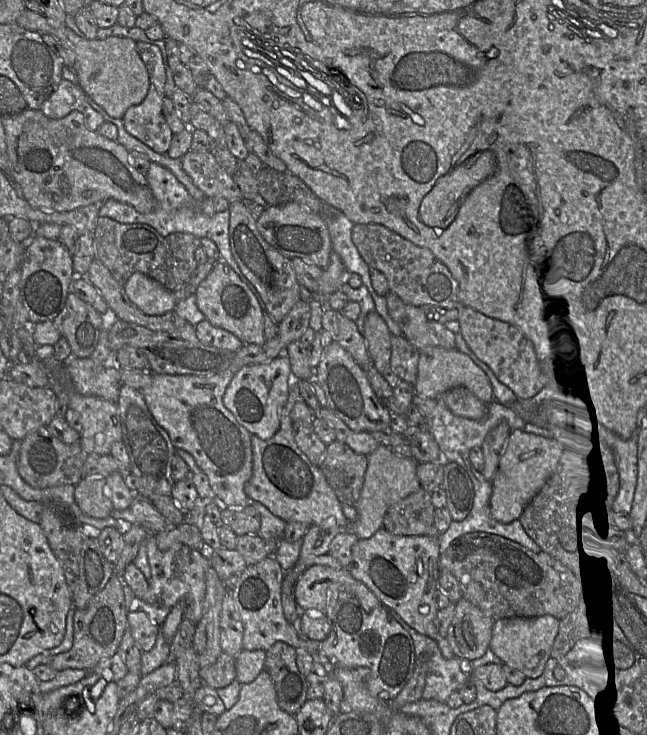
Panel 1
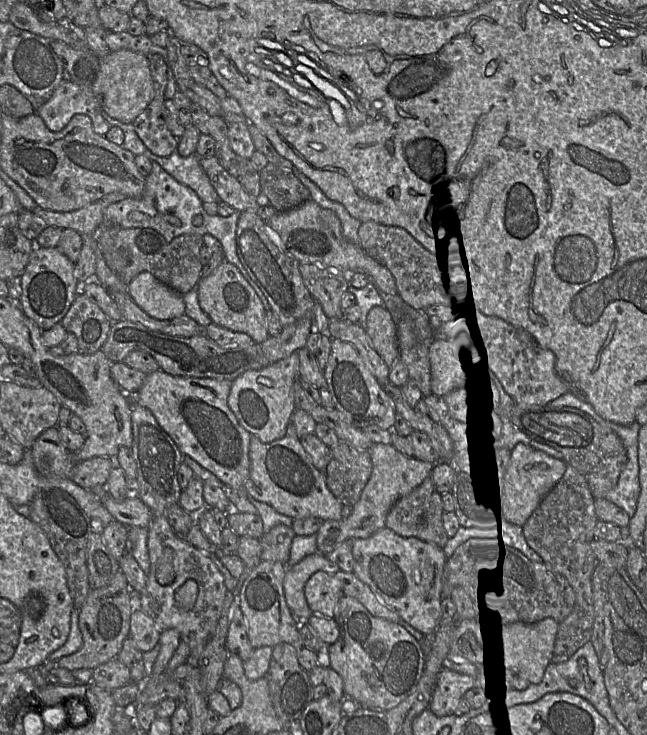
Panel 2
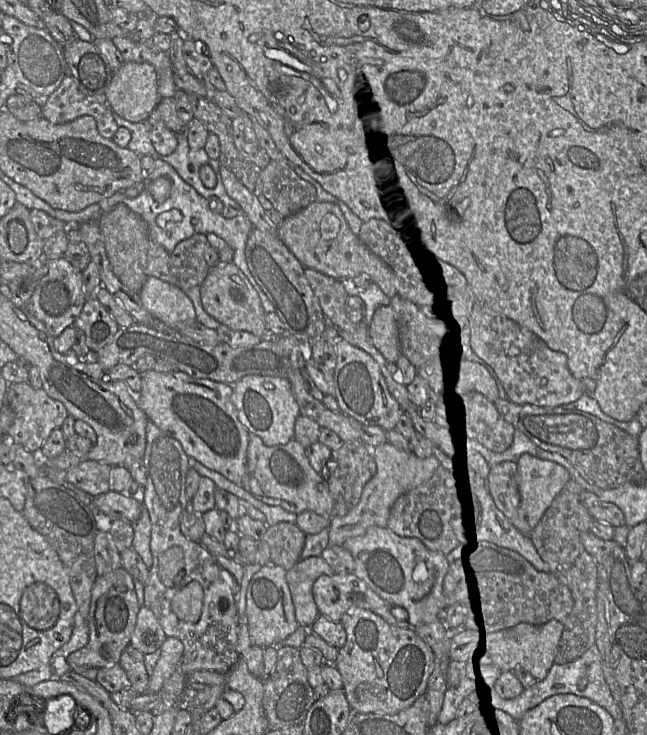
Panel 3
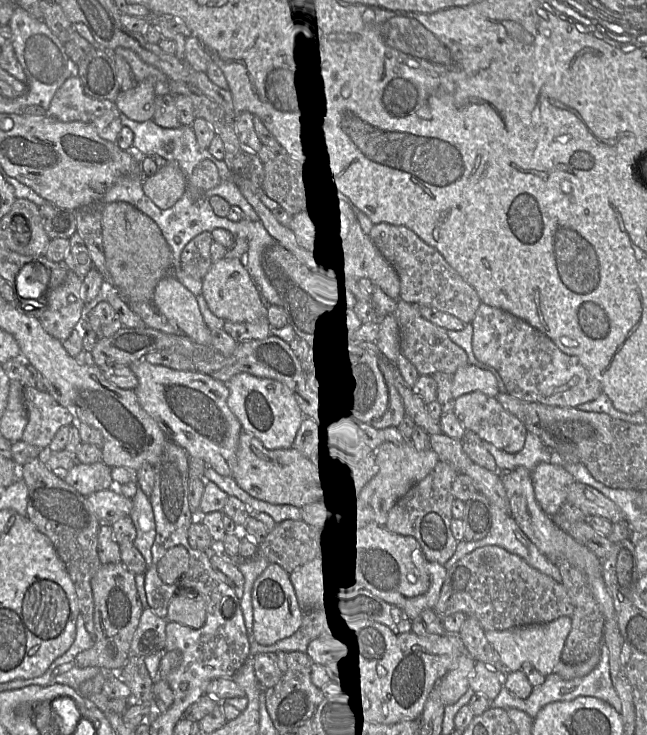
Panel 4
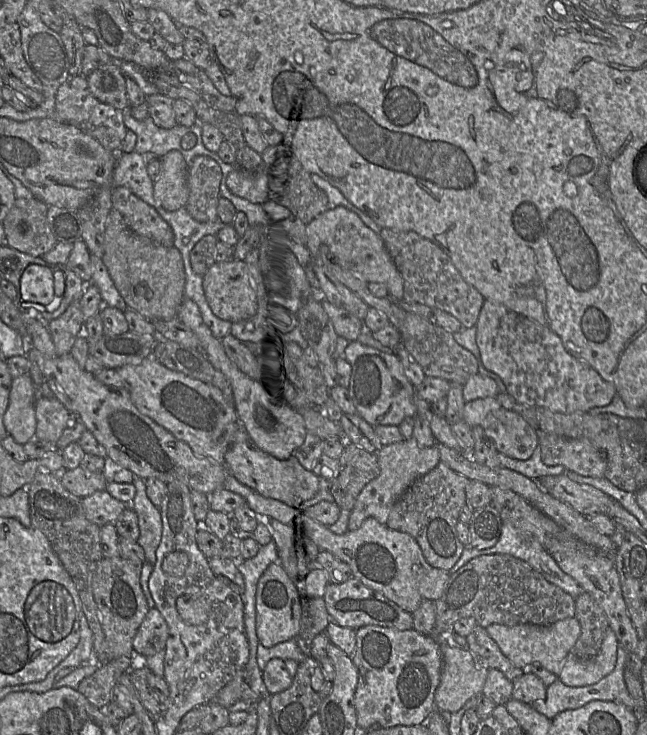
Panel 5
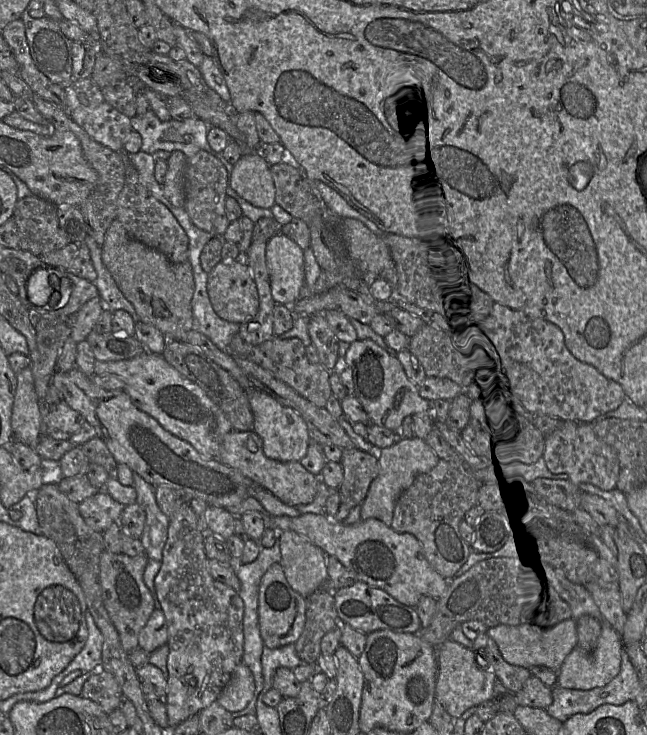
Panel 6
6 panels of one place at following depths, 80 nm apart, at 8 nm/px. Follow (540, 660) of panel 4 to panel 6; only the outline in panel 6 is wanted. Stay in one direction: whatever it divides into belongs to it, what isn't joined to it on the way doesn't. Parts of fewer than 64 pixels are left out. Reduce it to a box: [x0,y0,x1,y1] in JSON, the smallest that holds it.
[487,618,578,672]

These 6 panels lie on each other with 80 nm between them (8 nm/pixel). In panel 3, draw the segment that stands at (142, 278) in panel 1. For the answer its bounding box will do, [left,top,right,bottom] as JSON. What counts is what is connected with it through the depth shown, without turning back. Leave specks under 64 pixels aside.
[138,277,196,327]

